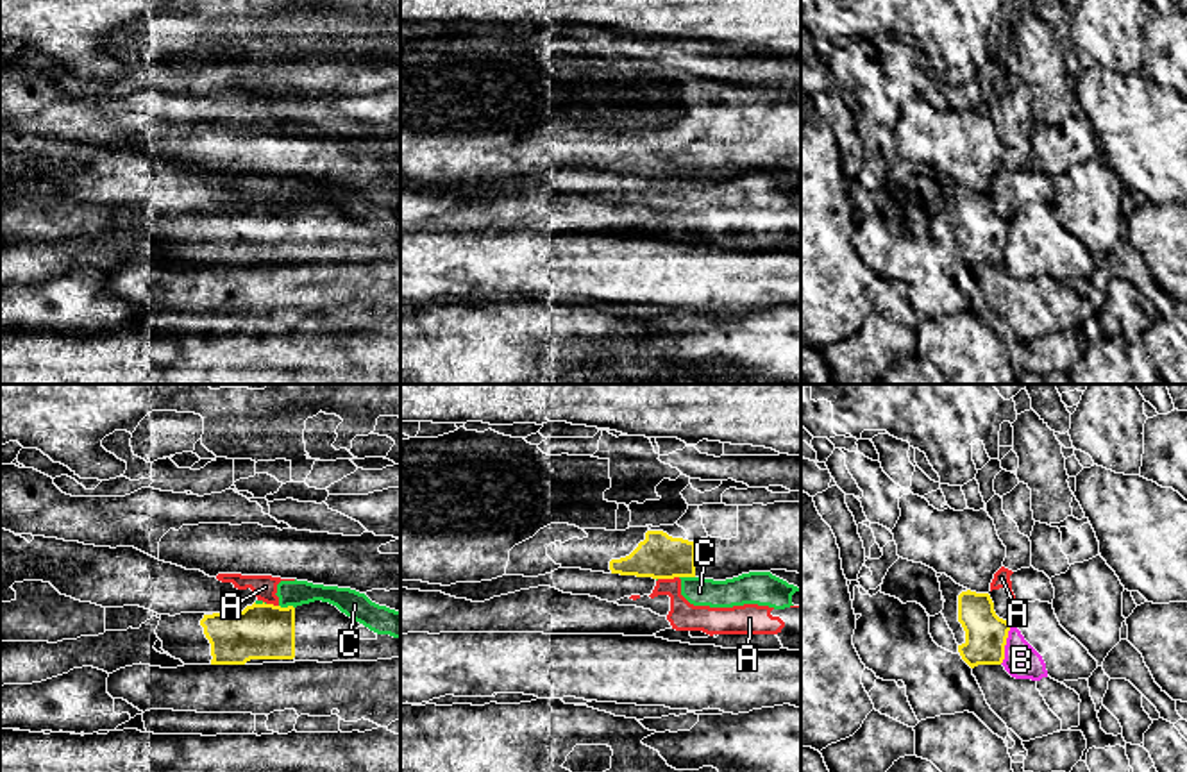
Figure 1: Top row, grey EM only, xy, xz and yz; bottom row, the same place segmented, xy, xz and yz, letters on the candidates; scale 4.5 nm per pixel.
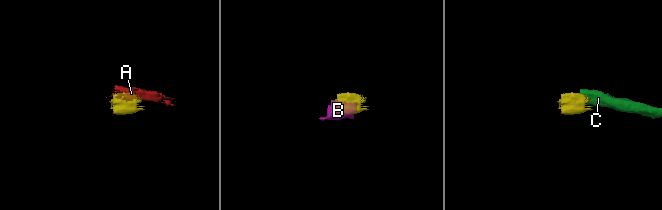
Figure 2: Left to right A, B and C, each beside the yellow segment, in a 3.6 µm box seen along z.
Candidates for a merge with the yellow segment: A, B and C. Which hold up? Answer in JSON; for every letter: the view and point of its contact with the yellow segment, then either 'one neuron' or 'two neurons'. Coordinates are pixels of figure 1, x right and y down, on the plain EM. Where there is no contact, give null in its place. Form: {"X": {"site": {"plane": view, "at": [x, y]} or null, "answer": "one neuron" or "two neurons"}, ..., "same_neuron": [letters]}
{"A": {"site": {"plane": "xz", "at": [667, 177]}, "answer": "two neurons"}, "B": {"site": {"plane": "yz", "at": [1005, 243]}, "answer": "two neurons"}, "C": {"site": {"plane": "xy", "at": [288, 206]}, "answer": "two neurons"}, "same_neuron": []}

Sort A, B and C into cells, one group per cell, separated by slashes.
A C / B

